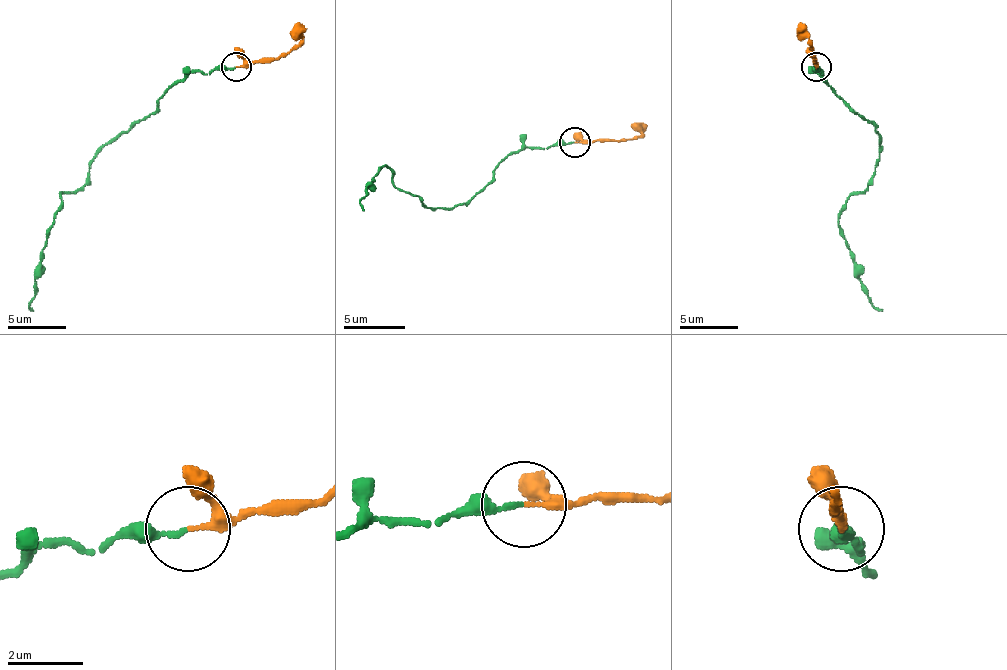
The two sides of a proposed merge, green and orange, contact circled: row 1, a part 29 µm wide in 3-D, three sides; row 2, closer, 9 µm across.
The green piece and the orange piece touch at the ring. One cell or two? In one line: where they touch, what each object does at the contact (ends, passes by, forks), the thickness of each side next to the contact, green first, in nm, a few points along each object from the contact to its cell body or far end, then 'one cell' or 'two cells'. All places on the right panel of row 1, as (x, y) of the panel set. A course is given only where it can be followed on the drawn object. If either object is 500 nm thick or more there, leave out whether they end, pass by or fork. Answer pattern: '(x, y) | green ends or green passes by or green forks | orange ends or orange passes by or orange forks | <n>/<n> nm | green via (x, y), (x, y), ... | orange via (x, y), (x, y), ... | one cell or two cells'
(816, 67) | green ends | orange passes by | 120/150 nm | green via (815, 67), (880, 138), (871, 182), (848, 200), (839, 217), (853, 276), (883, 311) | orange via (815, 67), (815, 56), (809, 41), (798, 23) | one cell

